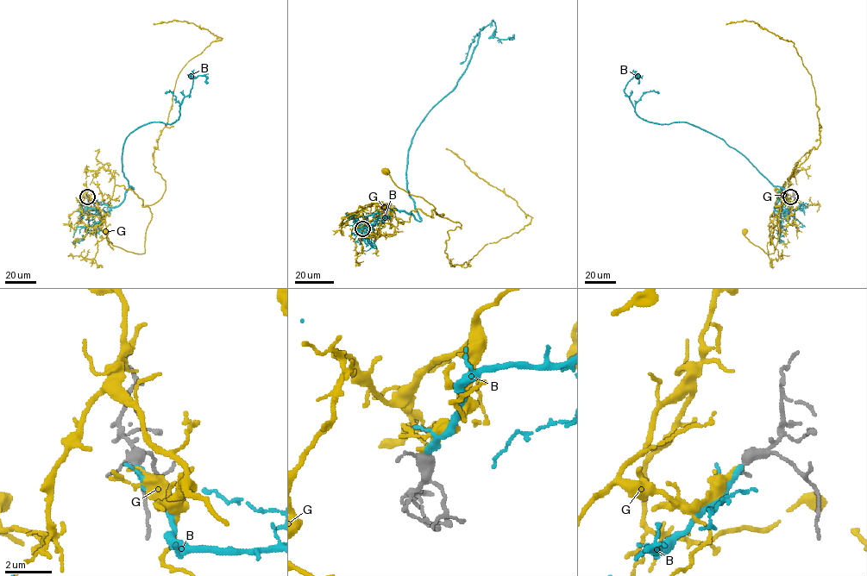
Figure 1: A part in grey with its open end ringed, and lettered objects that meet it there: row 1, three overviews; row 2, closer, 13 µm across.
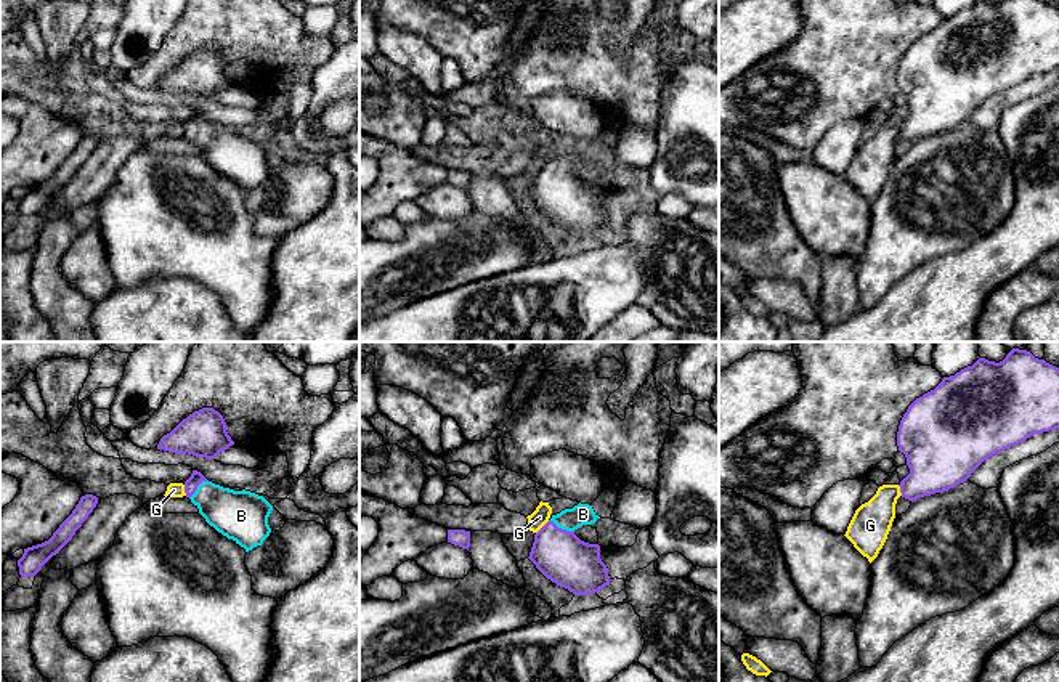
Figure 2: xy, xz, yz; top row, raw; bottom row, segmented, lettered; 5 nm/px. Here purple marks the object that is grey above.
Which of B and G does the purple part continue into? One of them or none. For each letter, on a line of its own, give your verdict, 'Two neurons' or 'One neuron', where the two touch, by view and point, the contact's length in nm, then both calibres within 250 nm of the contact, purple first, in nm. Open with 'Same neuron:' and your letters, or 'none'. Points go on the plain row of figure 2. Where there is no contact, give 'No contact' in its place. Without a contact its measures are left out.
Same neuron: B
B: One neuron. Touches purple at xz (560, 169). Shared border 140 nm. Thickness 260 nm (purple) against 110 nm
G: Two neurons. Touches purple at xz (543, 167). Shared border 100 nm. Thickness 260 nm (purple) against 90 nm

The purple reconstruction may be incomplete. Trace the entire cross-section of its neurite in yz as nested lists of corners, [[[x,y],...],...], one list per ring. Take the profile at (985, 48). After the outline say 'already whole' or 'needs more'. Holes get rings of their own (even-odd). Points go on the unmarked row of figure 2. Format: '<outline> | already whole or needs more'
[[[977,0],[955,16],[943,18],[931,32],[916,39],[903,55],[897,87],[905,95],[910,114],[900,122],[902,138],[916,141],[948,132],[966,122],[990,96],[1016,87],[1035,74],[1059,69],[1059,8],[1045,0]]] | already whole

